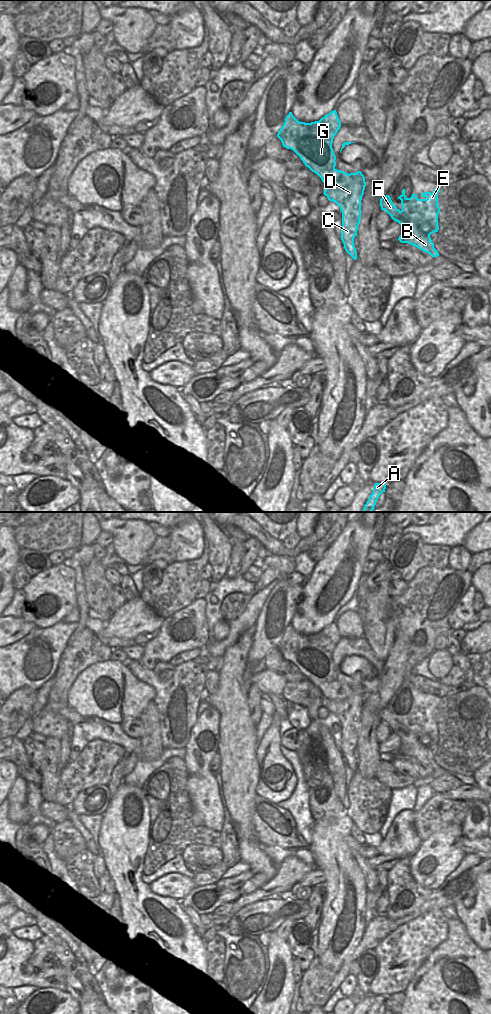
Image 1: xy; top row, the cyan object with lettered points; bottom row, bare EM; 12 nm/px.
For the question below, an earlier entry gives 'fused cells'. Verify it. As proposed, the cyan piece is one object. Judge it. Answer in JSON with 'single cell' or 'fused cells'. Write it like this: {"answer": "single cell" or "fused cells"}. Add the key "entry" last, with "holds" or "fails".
{"answer": "fused cells", "entry": "holds"}

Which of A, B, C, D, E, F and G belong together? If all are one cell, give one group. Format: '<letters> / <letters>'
A C D / B E F G

